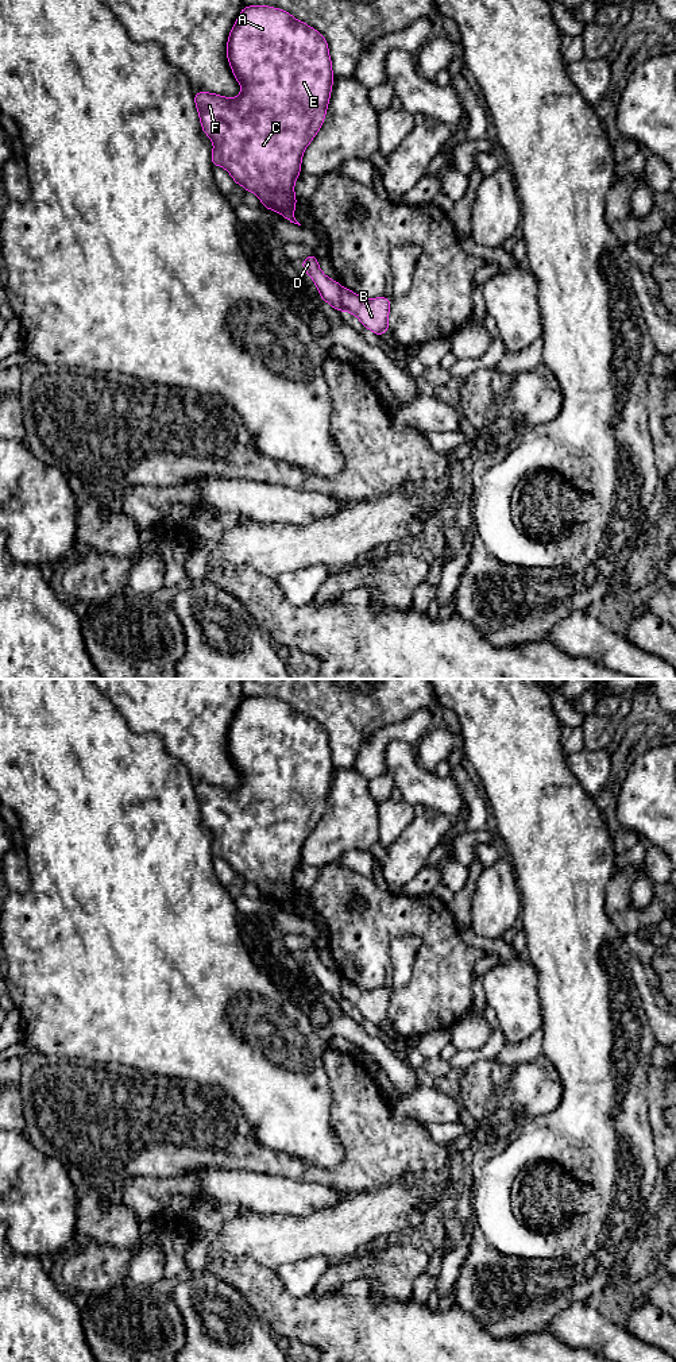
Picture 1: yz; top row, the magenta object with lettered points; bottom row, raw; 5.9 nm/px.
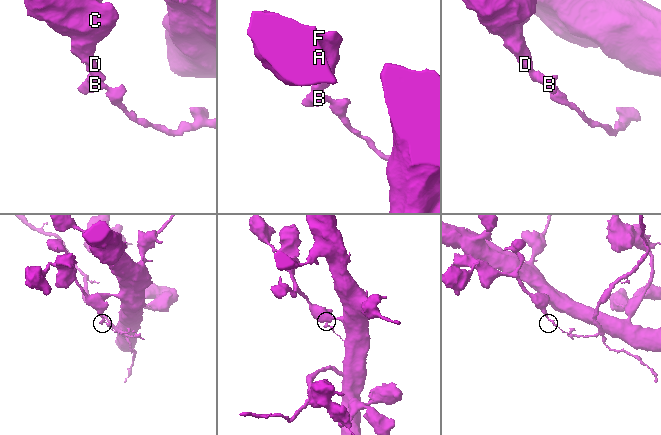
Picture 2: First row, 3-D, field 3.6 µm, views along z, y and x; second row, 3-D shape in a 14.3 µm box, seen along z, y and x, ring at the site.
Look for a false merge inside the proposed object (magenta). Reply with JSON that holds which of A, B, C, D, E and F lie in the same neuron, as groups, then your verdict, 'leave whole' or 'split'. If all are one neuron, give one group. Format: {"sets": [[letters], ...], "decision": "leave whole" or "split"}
{"sets": [["A", "C", "D", "E", "F"], ["B"]], "decision": "split"}

